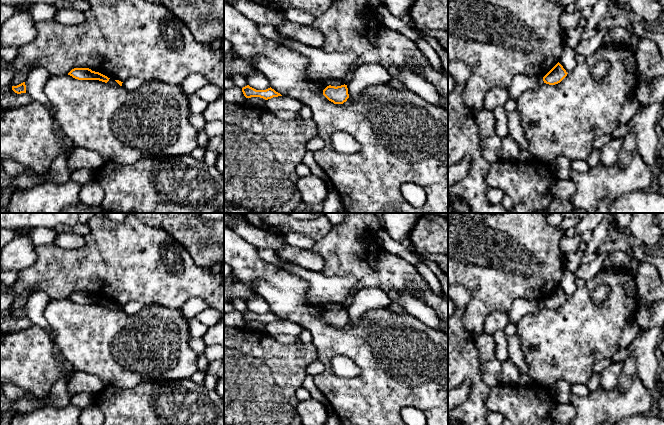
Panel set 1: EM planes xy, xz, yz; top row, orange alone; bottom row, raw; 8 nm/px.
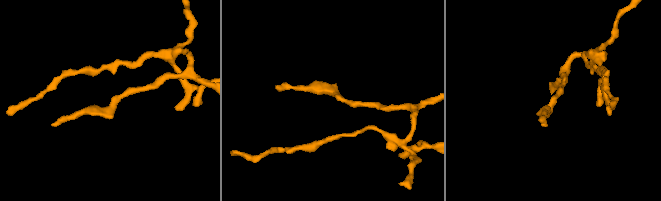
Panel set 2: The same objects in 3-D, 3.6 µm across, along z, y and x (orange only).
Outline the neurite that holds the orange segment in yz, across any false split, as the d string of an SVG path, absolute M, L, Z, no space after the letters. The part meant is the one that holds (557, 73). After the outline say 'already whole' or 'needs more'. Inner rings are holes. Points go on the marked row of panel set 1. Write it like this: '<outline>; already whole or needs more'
M558 62L544 77L543 81L549 85L555 85L560 83L566 76L566 70L563 66Z; already whole

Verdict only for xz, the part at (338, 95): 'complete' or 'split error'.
complete

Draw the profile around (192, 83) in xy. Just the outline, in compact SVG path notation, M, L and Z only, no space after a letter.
M193 74L183 80L180 86L186 94L191 95L196 93L201 87L208 84L209 81L206 77L200 74Z

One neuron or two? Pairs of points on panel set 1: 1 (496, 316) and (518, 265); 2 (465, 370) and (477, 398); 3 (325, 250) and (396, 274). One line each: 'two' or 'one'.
1: two
2: one
3: one

